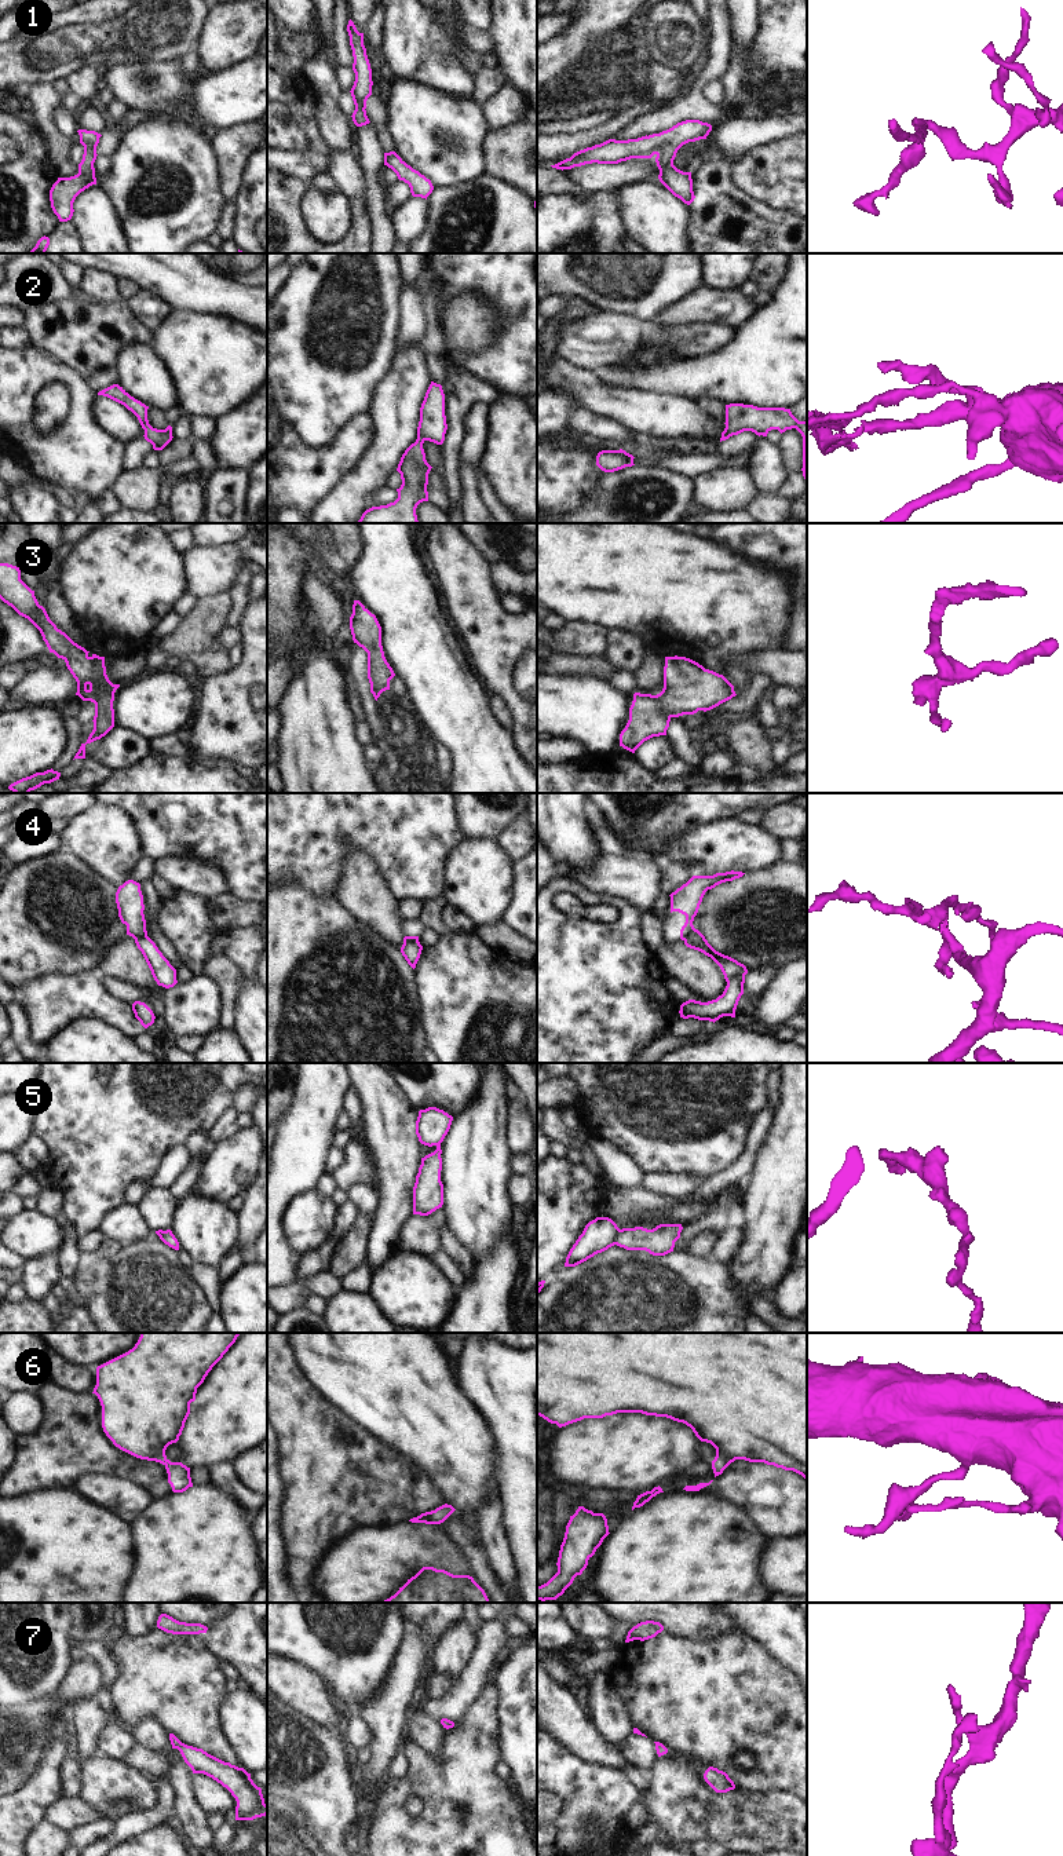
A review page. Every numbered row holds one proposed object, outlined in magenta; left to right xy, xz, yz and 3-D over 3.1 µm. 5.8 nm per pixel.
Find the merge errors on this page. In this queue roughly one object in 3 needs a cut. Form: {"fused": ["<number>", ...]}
{"fused": ["4", "5"]}

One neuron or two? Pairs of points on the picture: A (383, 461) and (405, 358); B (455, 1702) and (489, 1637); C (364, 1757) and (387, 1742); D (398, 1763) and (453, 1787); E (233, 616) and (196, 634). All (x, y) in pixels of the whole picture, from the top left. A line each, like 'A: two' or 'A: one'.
A: one
B: one
C: two
D: two
E: two

